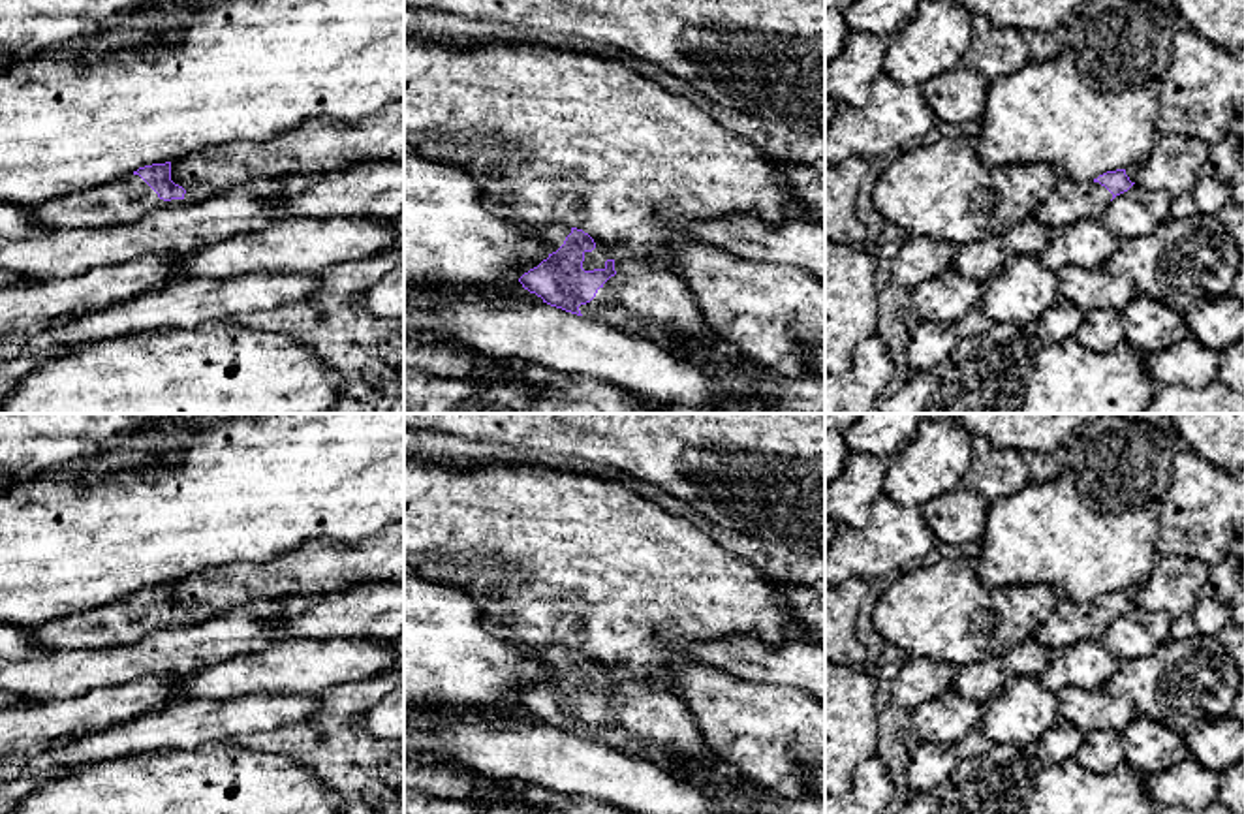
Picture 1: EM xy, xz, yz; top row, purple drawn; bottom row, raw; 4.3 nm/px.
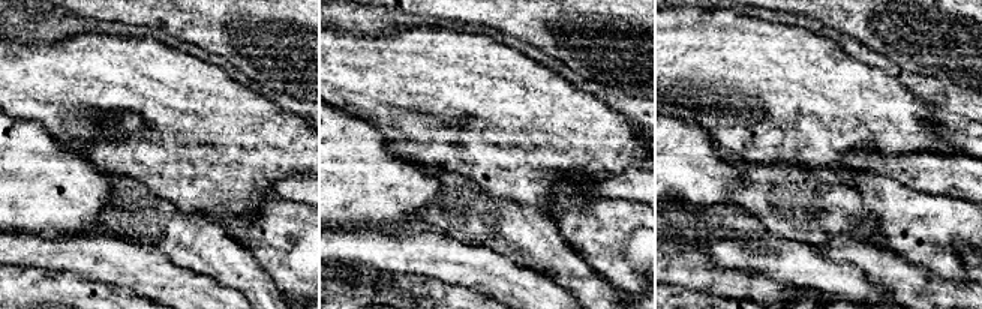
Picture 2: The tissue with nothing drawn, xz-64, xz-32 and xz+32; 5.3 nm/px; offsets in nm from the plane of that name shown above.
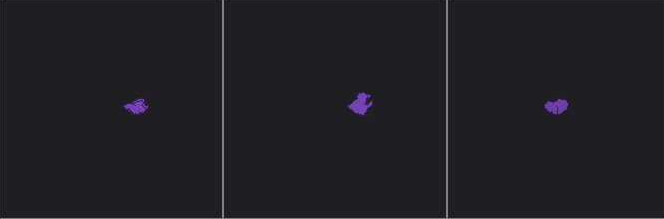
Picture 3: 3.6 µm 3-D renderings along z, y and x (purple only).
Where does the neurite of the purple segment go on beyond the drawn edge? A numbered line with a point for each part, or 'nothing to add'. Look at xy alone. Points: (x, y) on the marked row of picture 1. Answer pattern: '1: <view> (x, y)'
1: xy (121, 202)

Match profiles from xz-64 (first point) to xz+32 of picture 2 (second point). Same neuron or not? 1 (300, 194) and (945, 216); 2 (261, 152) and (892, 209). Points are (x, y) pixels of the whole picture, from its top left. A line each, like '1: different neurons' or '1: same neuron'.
1: different neurons
2: different neurons

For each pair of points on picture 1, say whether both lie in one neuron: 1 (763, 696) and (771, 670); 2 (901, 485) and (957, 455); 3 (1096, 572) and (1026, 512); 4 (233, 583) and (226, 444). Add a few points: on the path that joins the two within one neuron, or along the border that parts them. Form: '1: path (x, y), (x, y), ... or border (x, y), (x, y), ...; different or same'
1: border (735, 673), (752, 681), (782, 681), (805, 690); different
2: path (914, 484), (944, 455); same
3: path (1079, 555), (1057, 532), (1043, 529); same
4: border (275, 557), (264, 563), (200, 568), (188, 576); different

